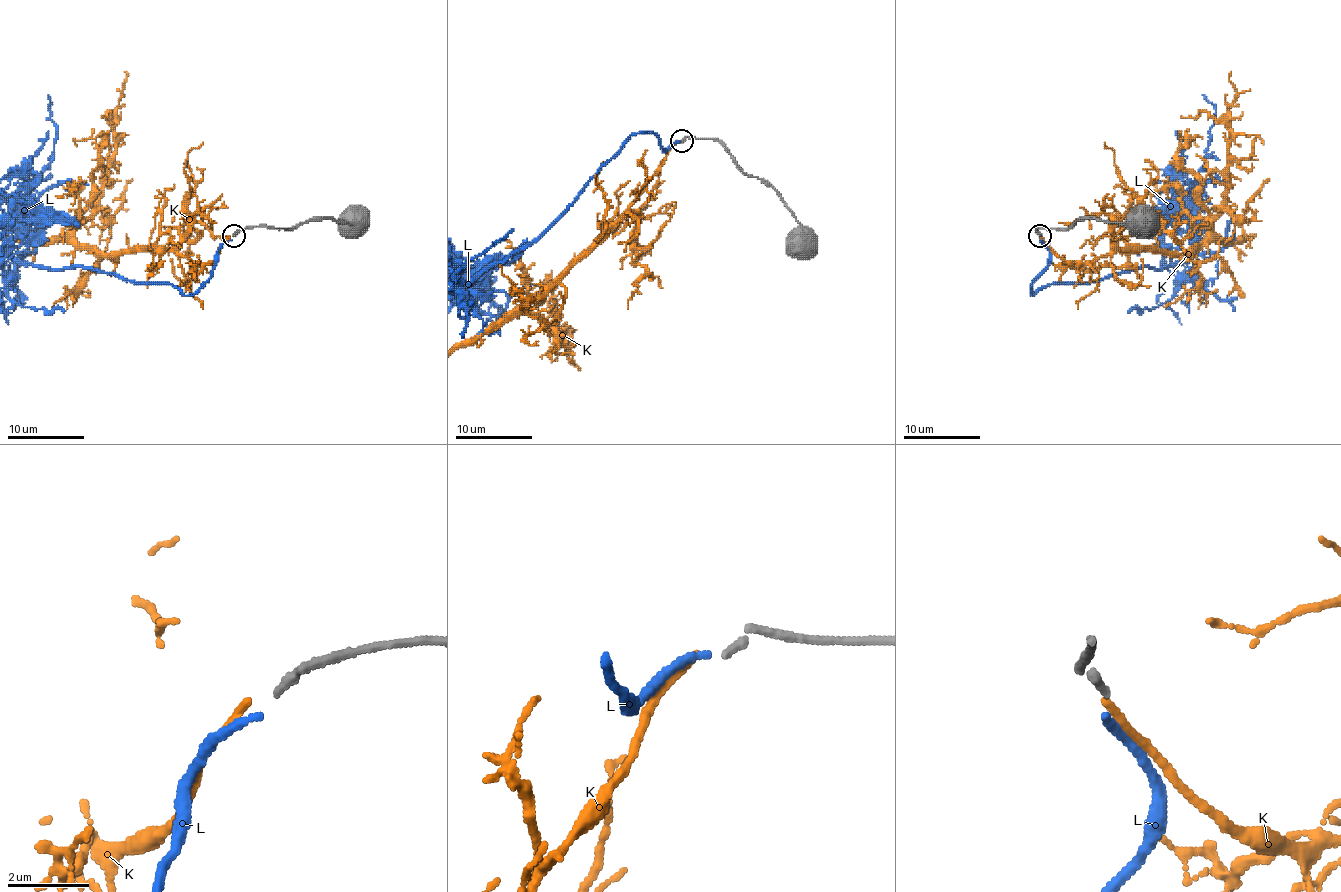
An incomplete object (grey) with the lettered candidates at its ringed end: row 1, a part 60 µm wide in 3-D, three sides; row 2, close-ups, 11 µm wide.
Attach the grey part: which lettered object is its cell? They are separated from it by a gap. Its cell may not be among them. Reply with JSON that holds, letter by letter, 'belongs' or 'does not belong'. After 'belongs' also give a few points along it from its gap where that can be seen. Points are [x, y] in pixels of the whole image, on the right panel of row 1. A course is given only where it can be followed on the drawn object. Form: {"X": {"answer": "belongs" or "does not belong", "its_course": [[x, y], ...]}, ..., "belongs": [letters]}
{"K": {"answer": "belongs"}, "L": {"answer": "does not belong"}, "belongs": ["K"]}

